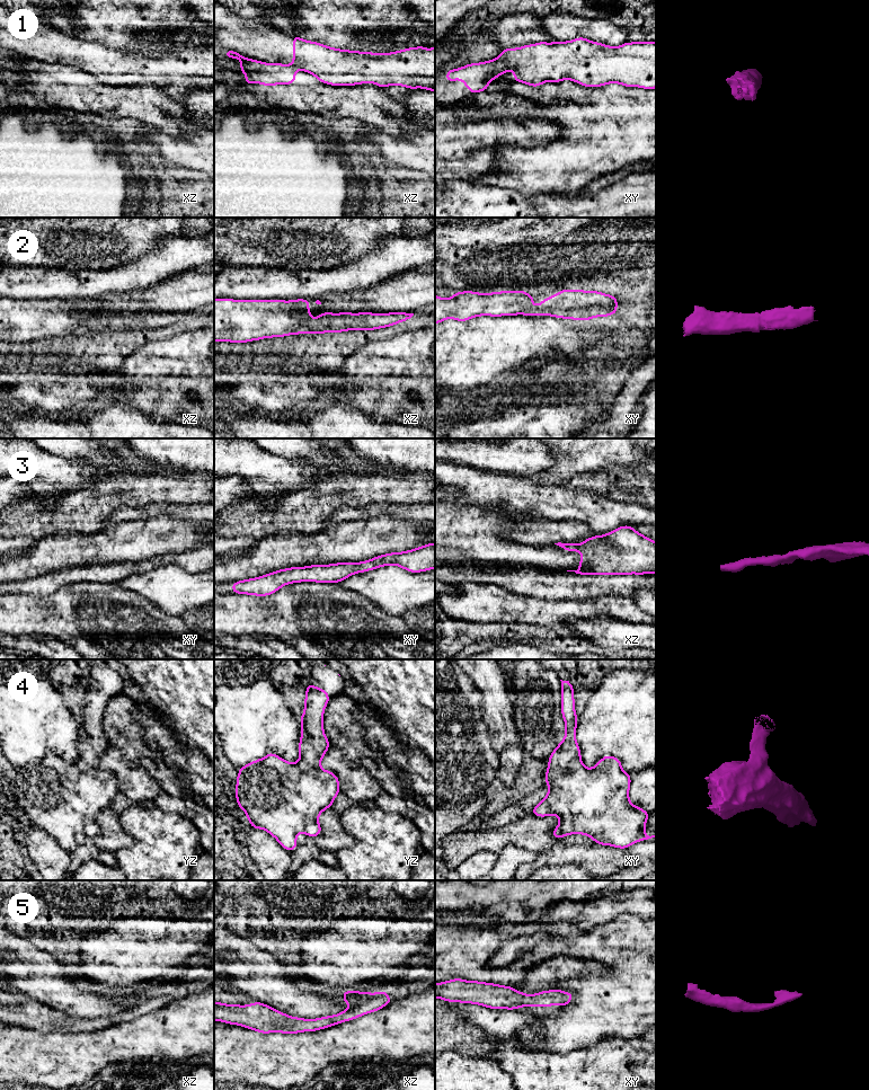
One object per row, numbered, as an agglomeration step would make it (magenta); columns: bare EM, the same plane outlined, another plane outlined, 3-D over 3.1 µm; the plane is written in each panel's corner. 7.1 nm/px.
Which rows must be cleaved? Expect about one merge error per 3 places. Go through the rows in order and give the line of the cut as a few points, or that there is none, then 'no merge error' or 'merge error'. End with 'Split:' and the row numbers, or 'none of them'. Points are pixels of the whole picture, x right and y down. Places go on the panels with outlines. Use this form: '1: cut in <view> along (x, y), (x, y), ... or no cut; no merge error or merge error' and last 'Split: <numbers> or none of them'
1: cut in xy along (491, 60), (508, 63), (514, 69); merge error
2: no cut; no merge error
3: no cut; no merge error
4: no cut; no merge error
5: no cut; no merge error
Split: 1

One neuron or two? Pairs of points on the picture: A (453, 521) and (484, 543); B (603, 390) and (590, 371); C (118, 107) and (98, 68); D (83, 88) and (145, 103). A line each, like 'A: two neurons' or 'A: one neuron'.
A: one neuron
B: one neuron
C: two neurons
D: one neuron

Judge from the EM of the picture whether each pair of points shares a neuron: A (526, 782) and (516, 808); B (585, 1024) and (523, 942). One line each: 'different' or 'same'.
A: different
B: different

